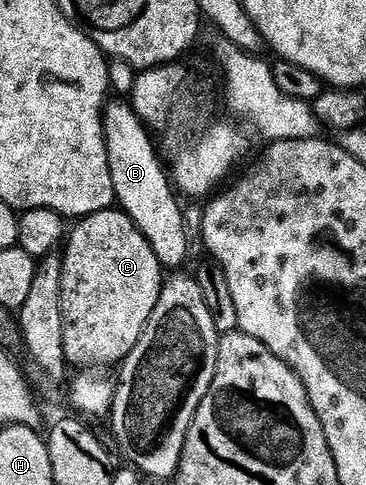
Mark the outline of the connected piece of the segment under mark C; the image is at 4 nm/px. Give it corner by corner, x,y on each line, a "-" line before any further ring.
111,208
75,221
62,254
64,352
71,367
114,366
136,348
156,300
164,267
146,237
121,209

